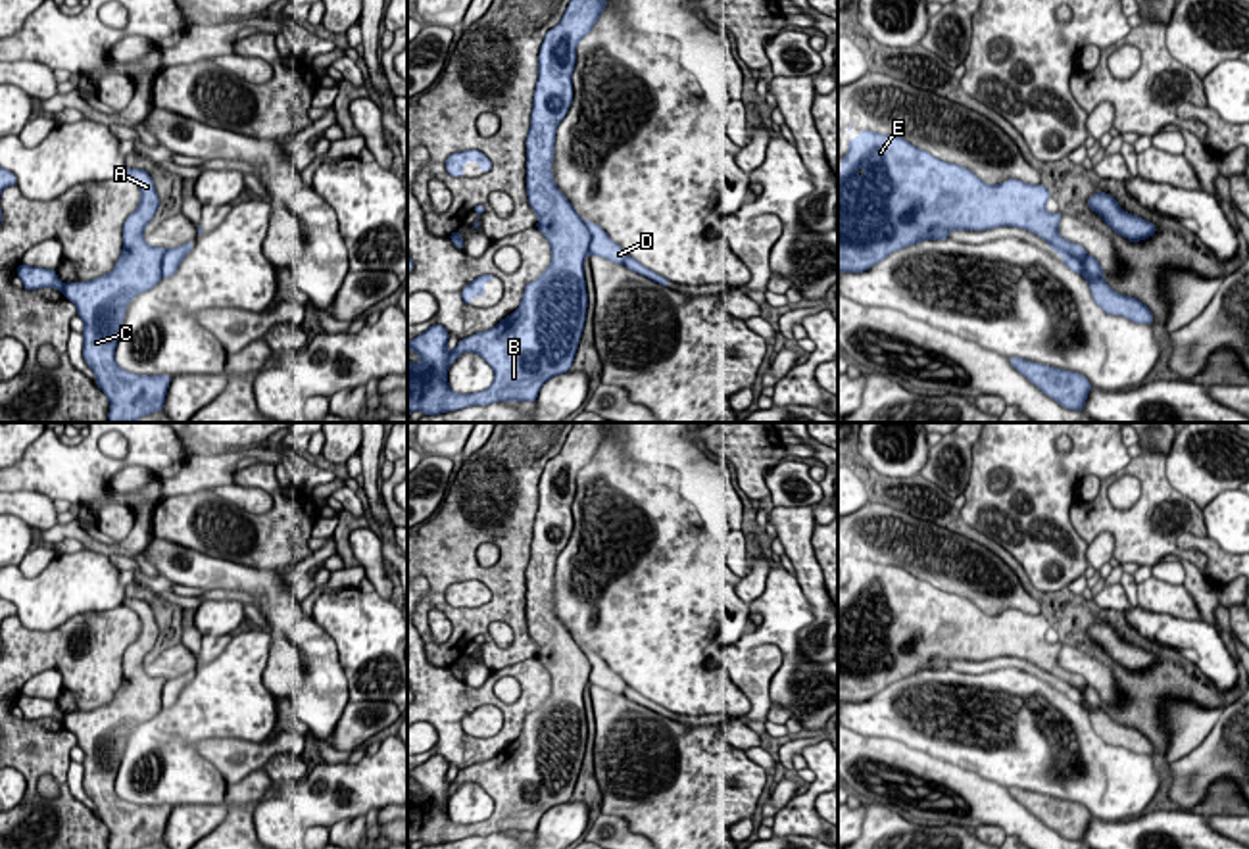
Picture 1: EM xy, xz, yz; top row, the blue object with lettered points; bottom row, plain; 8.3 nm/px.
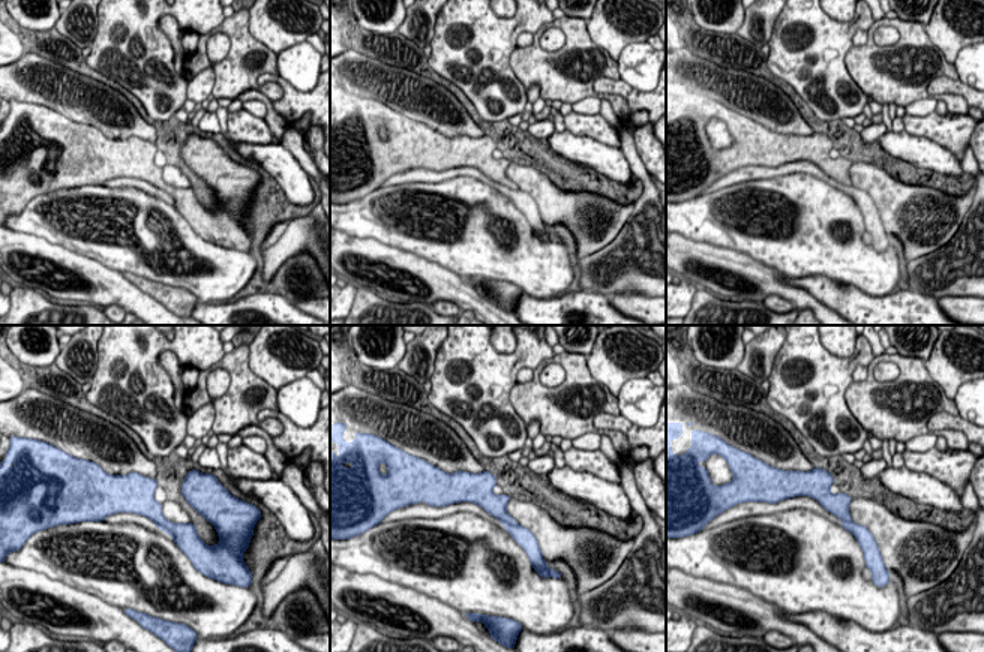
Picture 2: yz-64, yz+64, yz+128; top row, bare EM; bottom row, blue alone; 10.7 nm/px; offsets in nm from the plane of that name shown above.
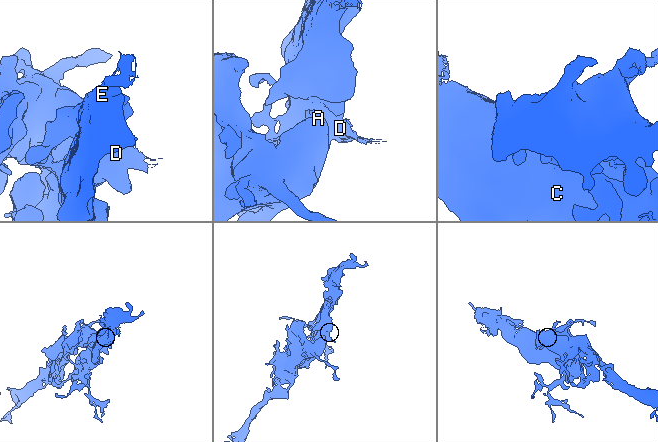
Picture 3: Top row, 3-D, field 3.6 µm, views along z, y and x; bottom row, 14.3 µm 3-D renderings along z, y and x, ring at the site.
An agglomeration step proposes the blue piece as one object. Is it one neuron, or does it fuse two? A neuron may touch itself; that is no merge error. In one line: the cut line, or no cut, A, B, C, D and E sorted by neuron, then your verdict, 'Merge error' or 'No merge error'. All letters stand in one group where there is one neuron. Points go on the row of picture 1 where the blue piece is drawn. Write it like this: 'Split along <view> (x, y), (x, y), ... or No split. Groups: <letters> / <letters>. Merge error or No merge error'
No split. Groups: A B C D E. No merge error

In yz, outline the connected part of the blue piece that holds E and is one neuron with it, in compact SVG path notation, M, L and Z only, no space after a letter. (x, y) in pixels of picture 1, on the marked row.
M859 131L857 138L849 138L849 150L842 158L842 177L838 179L838 273L869 271L907 246L922 240L947 240L951 230L1018 227L1043 238L1068 269L1080 273L1090 284L1093 302L1105 313L1134 323L1153 323L1155 315L1145 303L1114 292L1103 279L1099 261L1080 244L1068 242L1057 232L1063 213L1045 209L1045 202L1051 198L1045 184L1028 184L1016 179L986 184L967 167L942 161L901 136L872 131Z

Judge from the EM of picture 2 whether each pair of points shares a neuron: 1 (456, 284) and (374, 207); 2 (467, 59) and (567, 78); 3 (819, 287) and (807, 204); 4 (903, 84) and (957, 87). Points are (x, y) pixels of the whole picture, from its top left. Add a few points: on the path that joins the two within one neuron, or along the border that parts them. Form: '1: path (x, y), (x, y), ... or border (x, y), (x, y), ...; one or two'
1: border (399, 248), (435, 261), (464, 278); two
2: border (516, 45), (510, 56), (510, 68), (527, 89); two
3: border (791, 278), (827, 276), (851, 285); two
4: border (957, 78), (935, 77), (927, 87), (927, 95); two

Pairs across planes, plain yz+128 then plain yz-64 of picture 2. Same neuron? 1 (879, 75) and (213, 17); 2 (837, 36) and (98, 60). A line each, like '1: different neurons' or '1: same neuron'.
1: different neurons
2: same neuron

